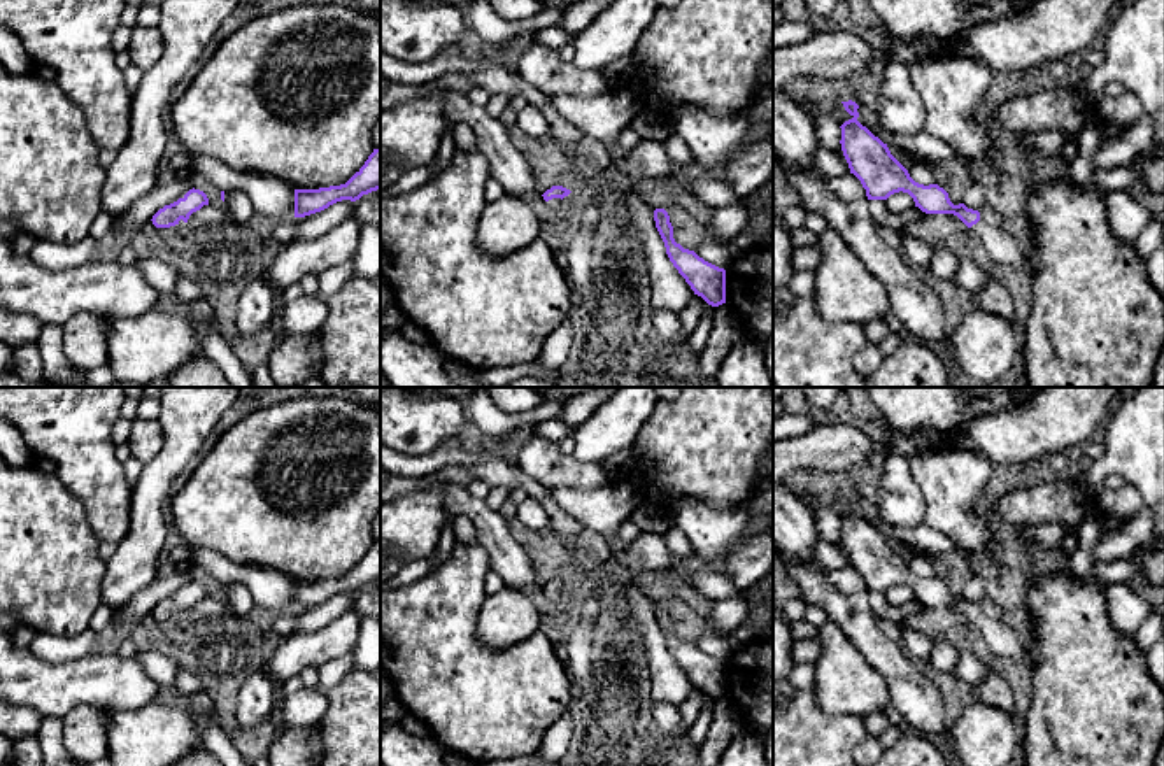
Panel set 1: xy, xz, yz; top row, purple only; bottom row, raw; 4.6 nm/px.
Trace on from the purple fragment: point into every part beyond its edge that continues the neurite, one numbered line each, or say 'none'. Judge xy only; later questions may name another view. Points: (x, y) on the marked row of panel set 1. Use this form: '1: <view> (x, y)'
none

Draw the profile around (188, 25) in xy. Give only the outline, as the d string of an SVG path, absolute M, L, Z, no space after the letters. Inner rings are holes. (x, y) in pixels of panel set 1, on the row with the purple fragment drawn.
M160 0L160 23L163 54L147 72L131 98L131 121L126 144L117 151L114 163L105 168L102 188L102 212L112 223L124 216L142 196L158 186L158 170L168 140L165 119L168 117L172 89L200 60L223 21L240 5L240 0Z

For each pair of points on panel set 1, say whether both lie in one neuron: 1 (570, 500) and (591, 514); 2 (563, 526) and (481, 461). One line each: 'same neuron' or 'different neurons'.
1: same neuron
2: same neuron

